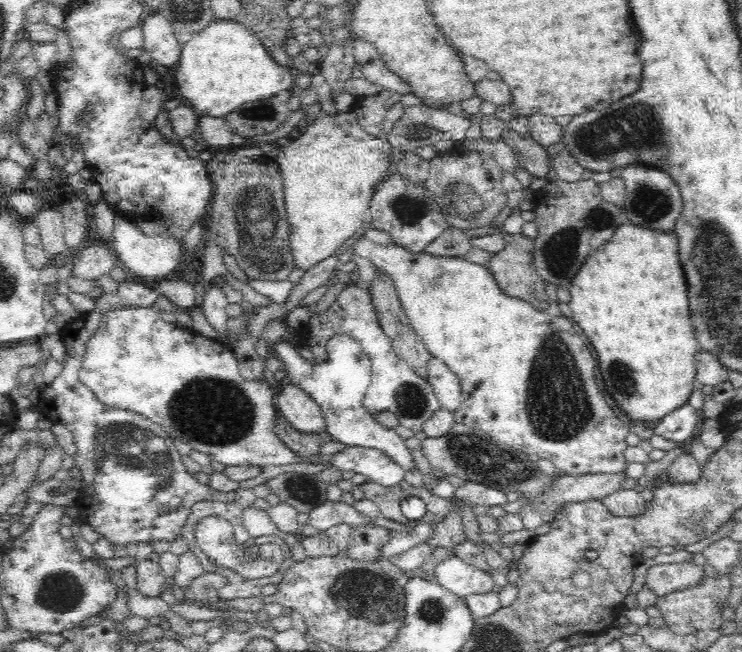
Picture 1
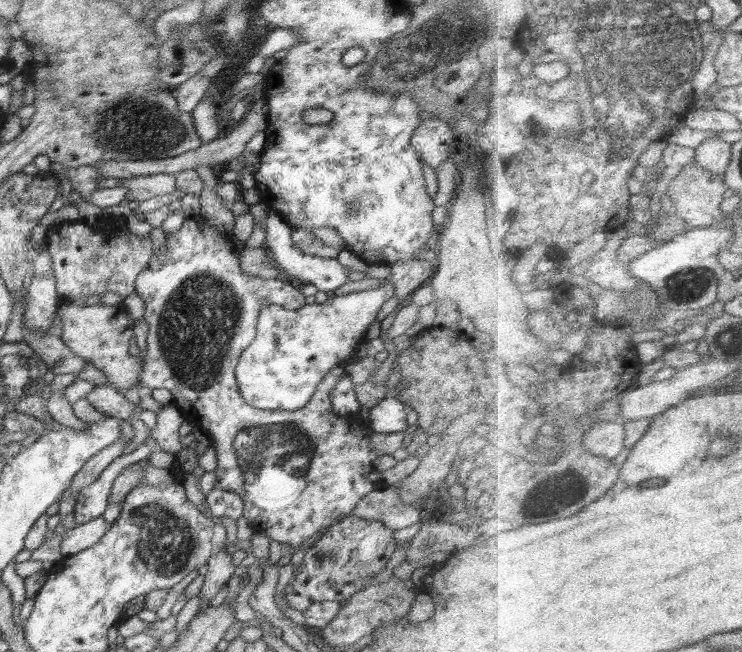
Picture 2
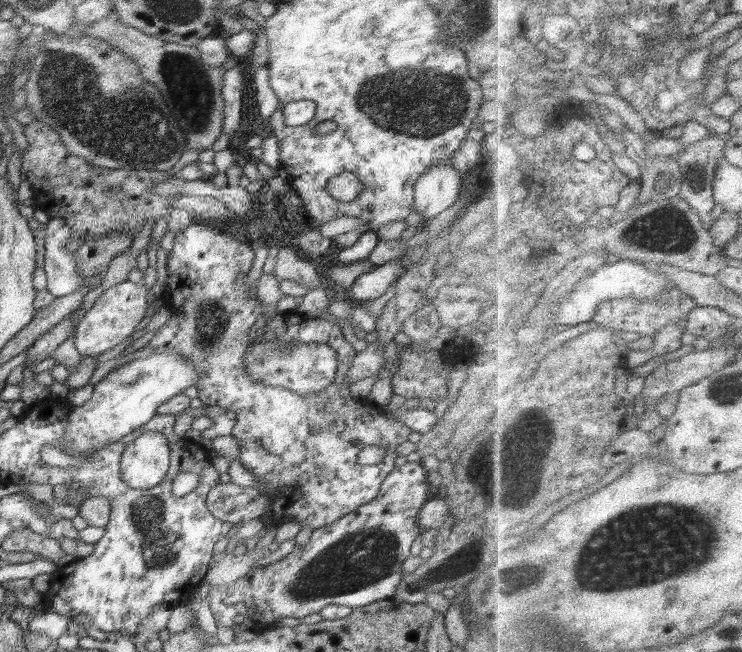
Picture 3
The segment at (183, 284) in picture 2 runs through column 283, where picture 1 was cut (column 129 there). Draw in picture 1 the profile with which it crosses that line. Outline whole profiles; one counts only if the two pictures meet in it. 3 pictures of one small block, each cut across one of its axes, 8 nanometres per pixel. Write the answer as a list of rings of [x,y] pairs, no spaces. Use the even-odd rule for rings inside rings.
[[[130,279],[120,281],[117,290],[102,293],[95,299],[95,306],[91,312],[80,315],[72,320],[71,330],[68,335],[62,337],[66,346],[66,357],[63,360],[62,371],[54,380],[44,386],[40,394],[40,409],[44,412],[42,417],[48,416],[52,423],[63,424],[72,433],[77,451],[75,454],[75,466],[80,468],[82,483],[86,486],[86,492],[78,494],[75,507],[80,516],[84,516],[86,523],[98,534],[108,539],[112,545],[128,546],[136,542],[156,542],[165,540],[171,543],[175,538],[183,534],[183,526],[191,513],[194,503],[200,501],[216,501],[229,503],[235,500],[235,491],[220,492],[204,485],[190,475],[182,464],[180,455],[175,454],[175,440],[167,436],[159,424],[148,420],[145,416],[129,410],[118,410],[101,403],[88,387],[82,384],[78,378],[82,351],[87,348],[88,339],[96,332],[100,324],[102,314],[108,310],[122,307],[150,307],[160,294],[154,283]]]

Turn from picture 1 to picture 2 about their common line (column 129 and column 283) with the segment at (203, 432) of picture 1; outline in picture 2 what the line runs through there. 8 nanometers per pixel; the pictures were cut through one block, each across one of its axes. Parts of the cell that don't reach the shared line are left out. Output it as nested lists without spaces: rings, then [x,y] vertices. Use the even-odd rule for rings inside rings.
[[[388,279],[378,288],[328,298],[324,304],[305,304],[302,308],[287,309],[275,304],[262,307],[257,320],[254,341],[242,352],[235,368],[235,377],[242,399],[251,407],[271,411],[295,411],[310,399],[328,371],[349,363],[358,346],[366,341],[368,326],[376,320],[382,304],[395,294],[394,283]]]

